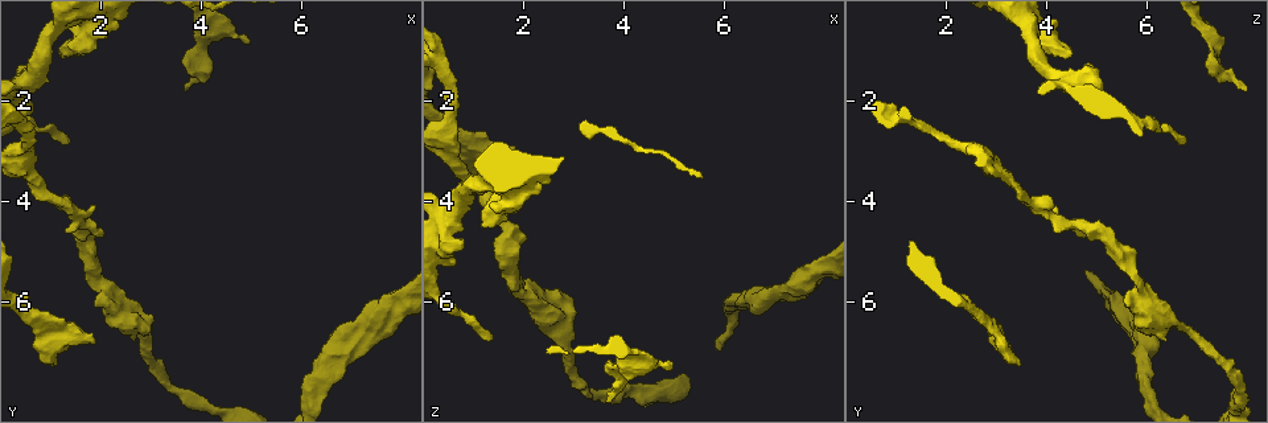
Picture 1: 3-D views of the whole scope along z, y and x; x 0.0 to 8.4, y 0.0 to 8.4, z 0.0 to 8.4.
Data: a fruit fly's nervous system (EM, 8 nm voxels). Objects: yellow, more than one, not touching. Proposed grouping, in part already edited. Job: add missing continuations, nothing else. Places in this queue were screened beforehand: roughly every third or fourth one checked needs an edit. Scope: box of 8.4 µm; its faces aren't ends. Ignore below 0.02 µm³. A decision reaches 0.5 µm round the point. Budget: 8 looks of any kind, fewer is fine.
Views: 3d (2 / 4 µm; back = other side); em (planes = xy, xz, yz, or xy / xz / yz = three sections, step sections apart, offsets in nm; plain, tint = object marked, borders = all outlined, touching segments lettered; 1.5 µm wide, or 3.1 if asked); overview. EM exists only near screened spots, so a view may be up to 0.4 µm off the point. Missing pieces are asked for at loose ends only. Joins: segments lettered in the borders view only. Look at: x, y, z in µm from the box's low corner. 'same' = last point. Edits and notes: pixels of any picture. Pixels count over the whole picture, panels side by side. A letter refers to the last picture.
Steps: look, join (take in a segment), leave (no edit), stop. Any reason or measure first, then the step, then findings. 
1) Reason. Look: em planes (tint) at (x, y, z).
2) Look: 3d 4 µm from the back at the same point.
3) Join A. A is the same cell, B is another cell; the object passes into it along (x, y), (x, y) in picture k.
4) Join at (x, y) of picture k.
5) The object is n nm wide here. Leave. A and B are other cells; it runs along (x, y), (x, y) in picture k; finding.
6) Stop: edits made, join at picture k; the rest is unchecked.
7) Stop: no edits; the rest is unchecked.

Look: em planes (borders) at (1.35, 2.85, 6.80).

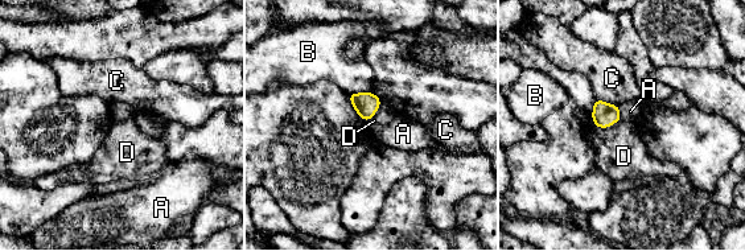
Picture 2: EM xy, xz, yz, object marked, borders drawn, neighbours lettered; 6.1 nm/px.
The longest contact is with D, 170 nm. Leave. A, B, C and D are other cells; a border runs along (620, 119), (606, 127), (595, 127) in picture 2; no lettered segment goes on from it.

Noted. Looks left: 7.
Branch stops here. Look: 3d 4 µm at (2.05, 4.60, 4.75).

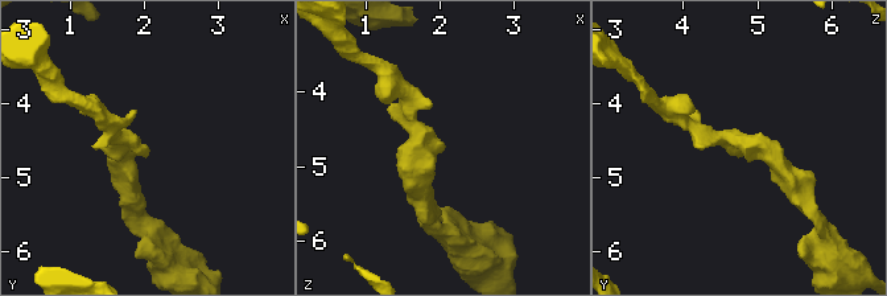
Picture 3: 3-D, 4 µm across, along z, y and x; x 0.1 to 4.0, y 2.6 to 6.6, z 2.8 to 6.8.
Look: em planes (plain) at (2.05, 4.60, 4.65).

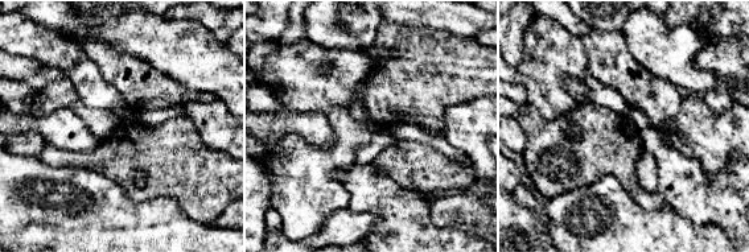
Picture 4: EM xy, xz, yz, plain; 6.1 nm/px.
What lies round it. Look: em planes (borders) at the same point.

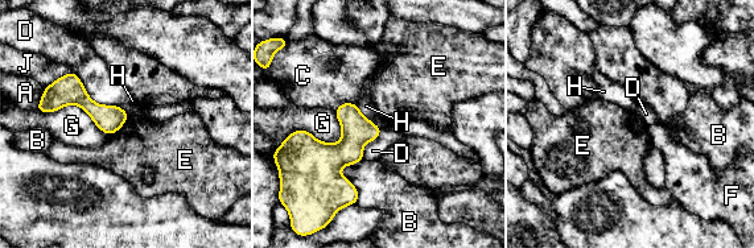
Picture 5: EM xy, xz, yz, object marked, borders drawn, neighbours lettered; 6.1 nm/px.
Leave. A, B, C, D, E, F, G, H and J are other cells; it runs along (48, 102), (79, 98), (123, 118) in picture 5; none of them fits.

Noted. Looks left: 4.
Branch stops here. Look: em planes (tint) at (1.15, 7.20, 3.45).

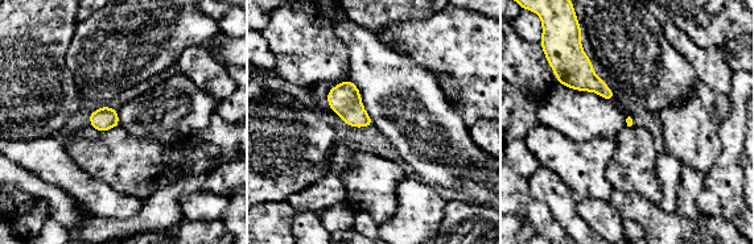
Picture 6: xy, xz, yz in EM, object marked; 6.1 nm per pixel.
What lies round it. Look: em planes (borders) at the same point.

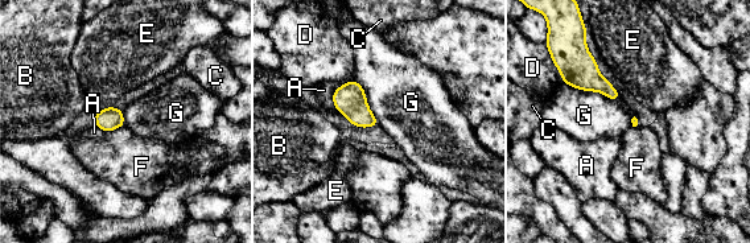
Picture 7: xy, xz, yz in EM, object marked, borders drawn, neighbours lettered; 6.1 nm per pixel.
The longest contact is with G, 380 nm. Leave. A, B, C, D, E, F and G are other cells; no lettered segment goes on from it.

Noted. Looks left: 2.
Branch stops here. Look: em planes (borders) at (5.00, 0.80, 7.20).

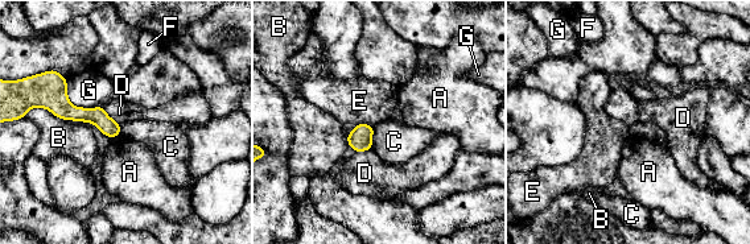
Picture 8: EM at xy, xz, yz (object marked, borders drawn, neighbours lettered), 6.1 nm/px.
Leave. A, B, C, D, E, F and G are other cells; it runs along (57, 89), (71, 112), (116, 132) in picture 8; none of them fits.

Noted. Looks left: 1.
Stop: no edits; the rest is unchecked.

